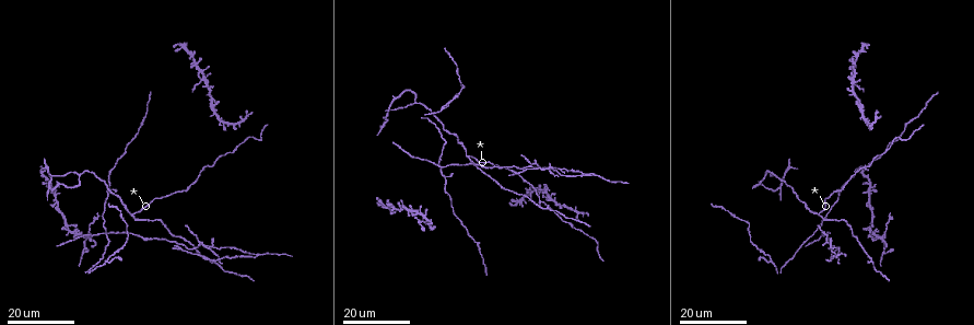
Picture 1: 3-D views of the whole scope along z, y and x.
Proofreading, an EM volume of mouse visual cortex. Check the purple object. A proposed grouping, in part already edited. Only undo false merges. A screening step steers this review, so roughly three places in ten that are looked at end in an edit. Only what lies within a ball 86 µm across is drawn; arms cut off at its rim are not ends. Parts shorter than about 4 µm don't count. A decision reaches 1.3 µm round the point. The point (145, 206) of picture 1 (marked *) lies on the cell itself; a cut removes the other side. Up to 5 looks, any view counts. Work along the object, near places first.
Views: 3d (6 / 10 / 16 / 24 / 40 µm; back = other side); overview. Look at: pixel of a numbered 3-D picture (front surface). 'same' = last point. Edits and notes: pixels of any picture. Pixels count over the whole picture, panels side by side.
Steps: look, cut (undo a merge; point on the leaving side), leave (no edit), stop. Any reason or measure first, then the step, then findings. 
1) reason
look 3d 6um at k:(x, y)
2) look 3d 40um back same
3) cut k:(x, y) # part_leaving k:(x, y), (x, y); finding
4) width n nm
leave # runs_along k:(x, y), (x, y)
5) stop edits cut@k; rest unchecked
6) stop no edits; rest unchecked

two arms in line, one across
look 3d 16um at 1:(202, 244)

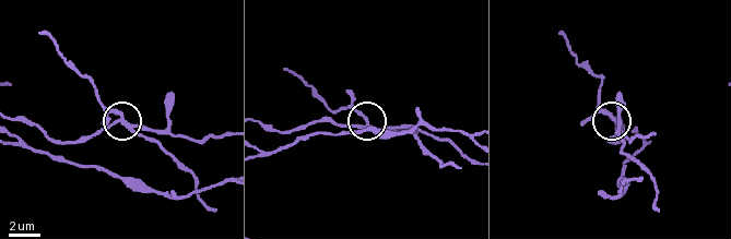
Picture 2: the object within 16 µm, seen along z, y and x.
closer look
look 3d 10um at 2:(368, 122)

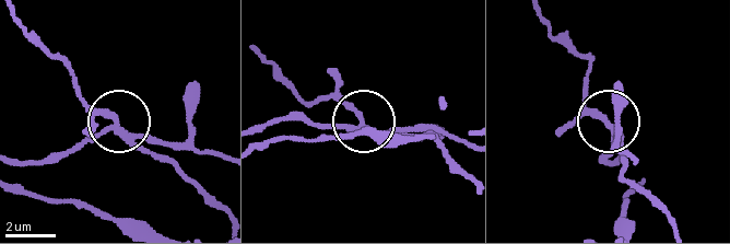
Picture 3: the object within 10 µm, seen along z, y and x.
side_arm 10 um
cut 3:(102, 115) # part_leaving 3:(121, 132), (86, 104), (71, 72), (22, 22); two cells meet here

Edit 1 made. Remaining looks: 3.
see it whole again
look overview

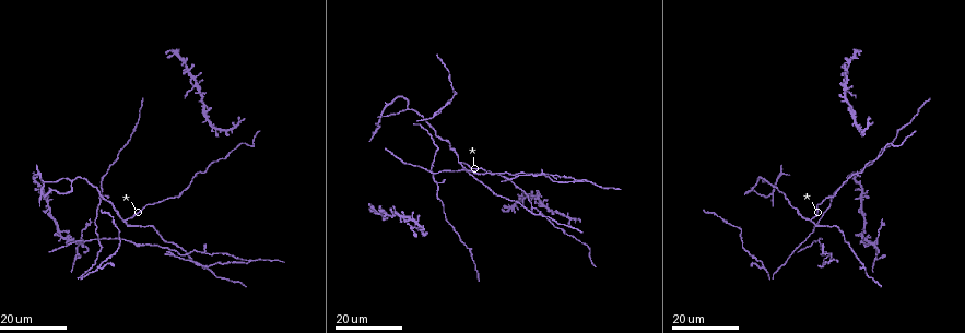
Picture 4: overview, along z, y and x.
three-way junction
look 3d 16um at 4:(585, 181)

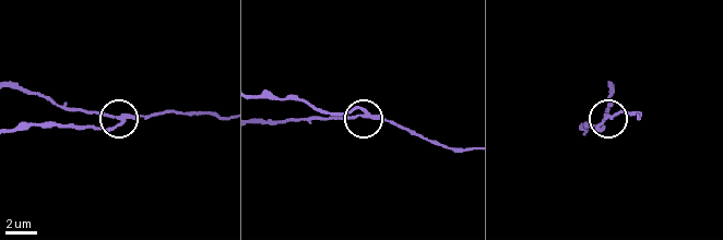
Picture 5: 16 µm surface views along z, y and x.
zoom in
look 3d 10um at 5:(126, 117)

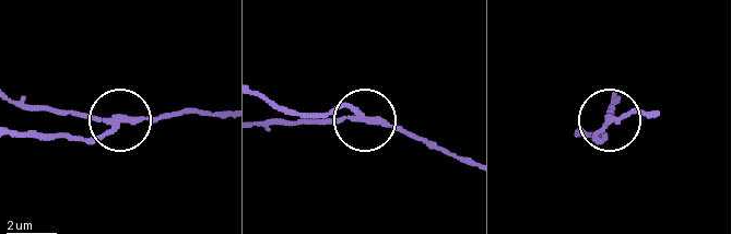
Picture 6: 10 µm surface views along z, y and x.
cut 6:(78, 140) # part_leaving 6:(113, 131), (95, 138), (20, 133); two cells meet here

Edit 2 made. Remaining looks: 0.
stop edits cut@3, cut@6; rest unchecked

